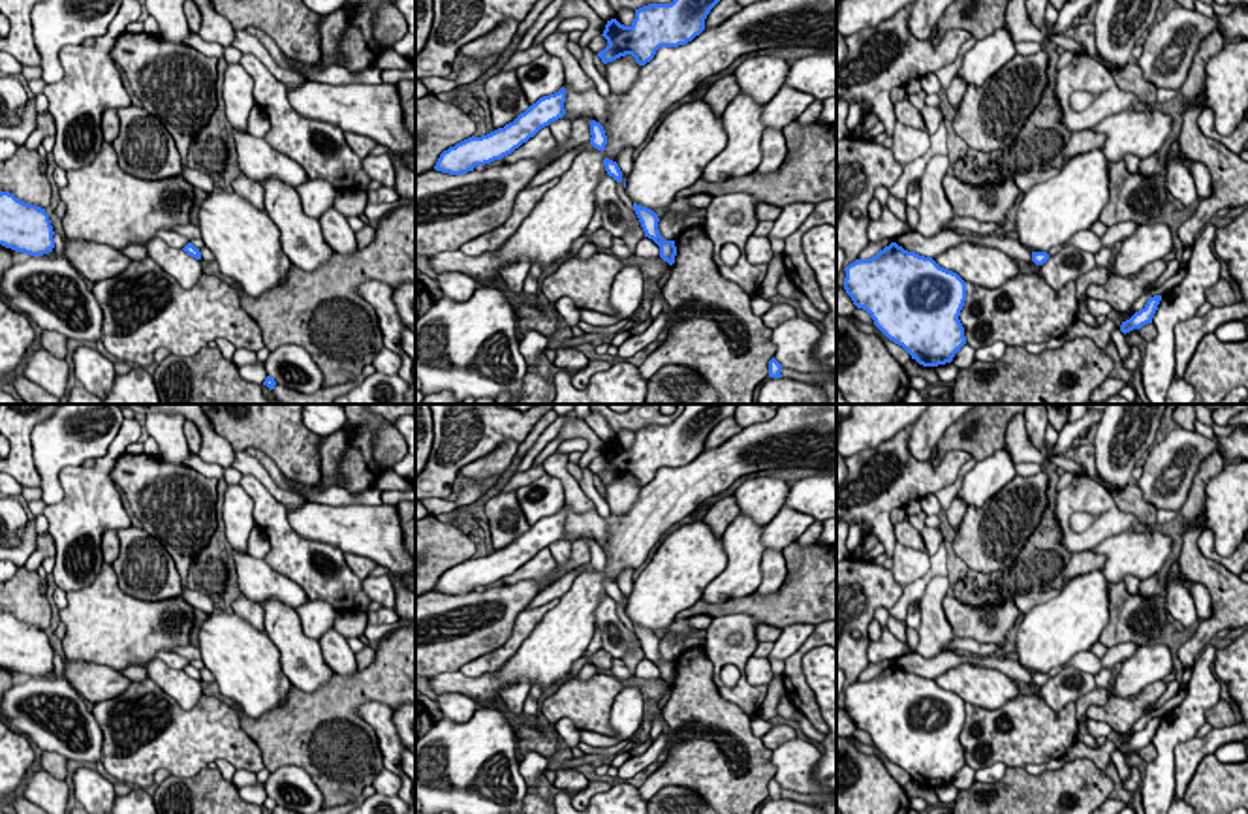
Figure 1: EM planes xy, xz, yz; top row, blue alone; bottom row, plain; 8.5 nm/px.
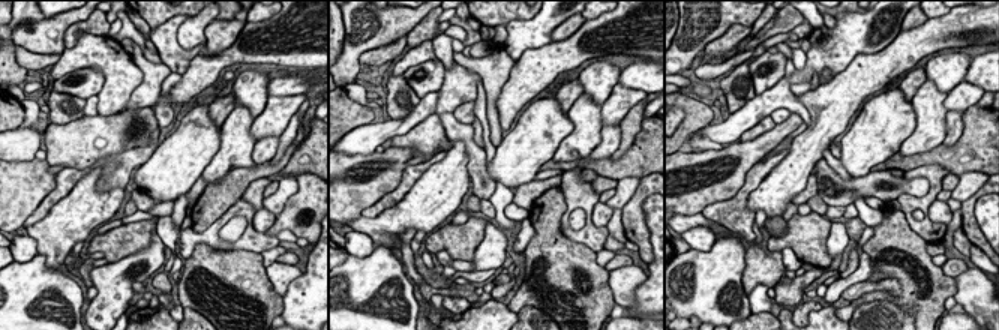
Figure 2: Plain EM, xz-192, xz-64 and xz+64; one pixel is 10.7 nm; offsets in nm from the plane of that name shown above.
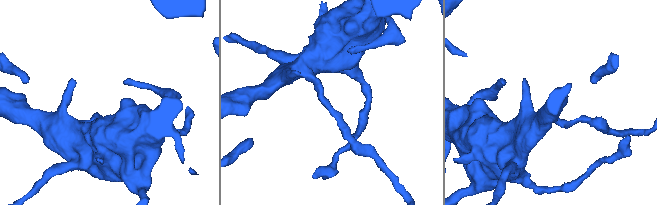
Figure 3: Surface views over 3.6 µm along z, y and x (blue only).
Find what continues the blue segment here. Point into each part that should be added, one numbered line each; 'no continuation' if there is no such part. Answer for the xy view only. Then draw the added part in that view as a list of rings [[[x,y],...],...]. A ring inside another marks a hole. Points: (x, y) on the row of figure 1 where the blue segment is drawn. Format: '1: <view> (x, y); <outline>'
no continuation

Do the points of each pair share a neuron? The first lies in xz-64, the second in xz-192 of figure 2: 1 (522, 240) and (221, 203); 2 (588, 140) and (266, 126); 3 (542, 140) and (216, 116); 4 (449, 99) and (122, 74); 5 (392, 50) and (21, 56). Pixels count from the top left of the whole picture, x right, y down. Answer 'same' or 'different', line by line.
1: different
2: different
3: different
4: same
5: same

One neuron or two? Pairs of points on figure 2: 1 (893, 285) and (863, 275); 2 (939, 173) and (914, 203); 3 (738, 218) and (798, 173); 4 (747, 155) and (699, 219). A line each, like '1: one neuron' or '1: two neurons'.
1: two neurons
2: one neuron
3: two neurons
4: two neurons

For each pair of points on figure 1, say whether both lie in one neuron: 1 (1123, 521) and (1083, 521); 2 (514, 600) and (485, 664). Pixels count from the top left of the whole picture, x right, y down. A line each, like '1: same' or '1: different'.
1: different
2: different

